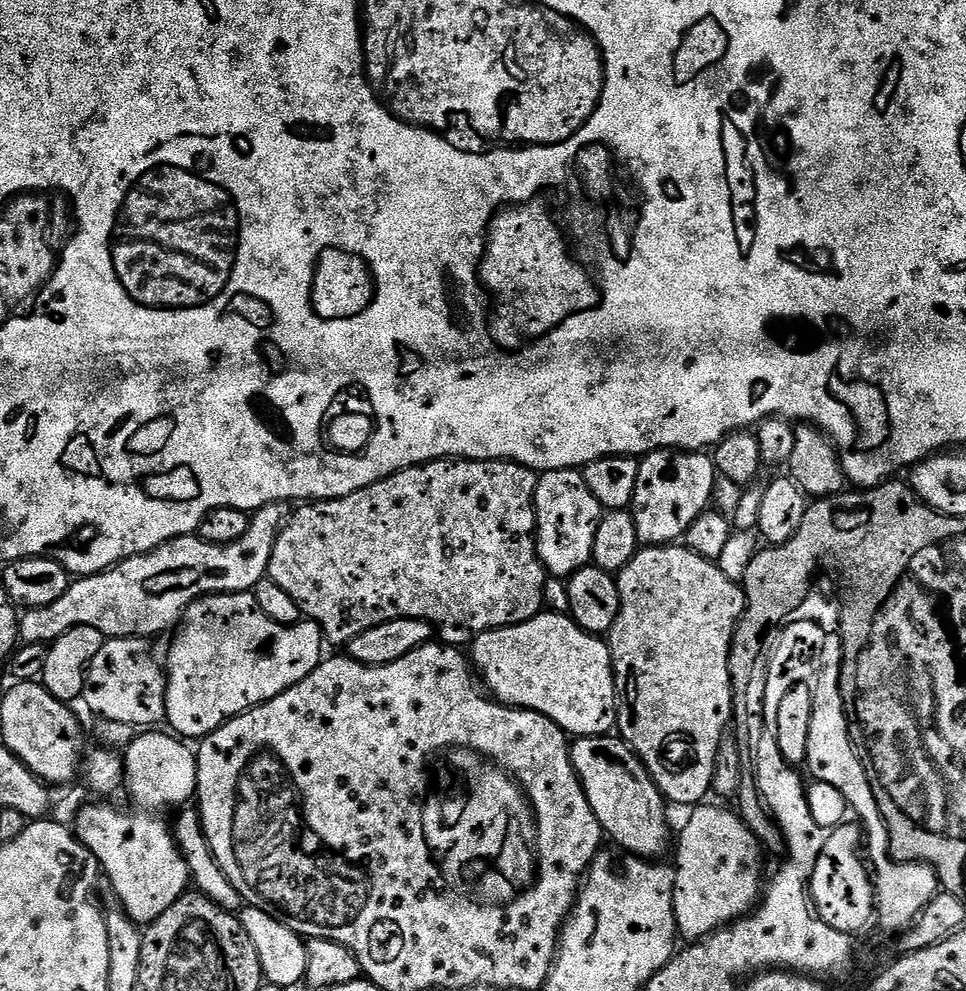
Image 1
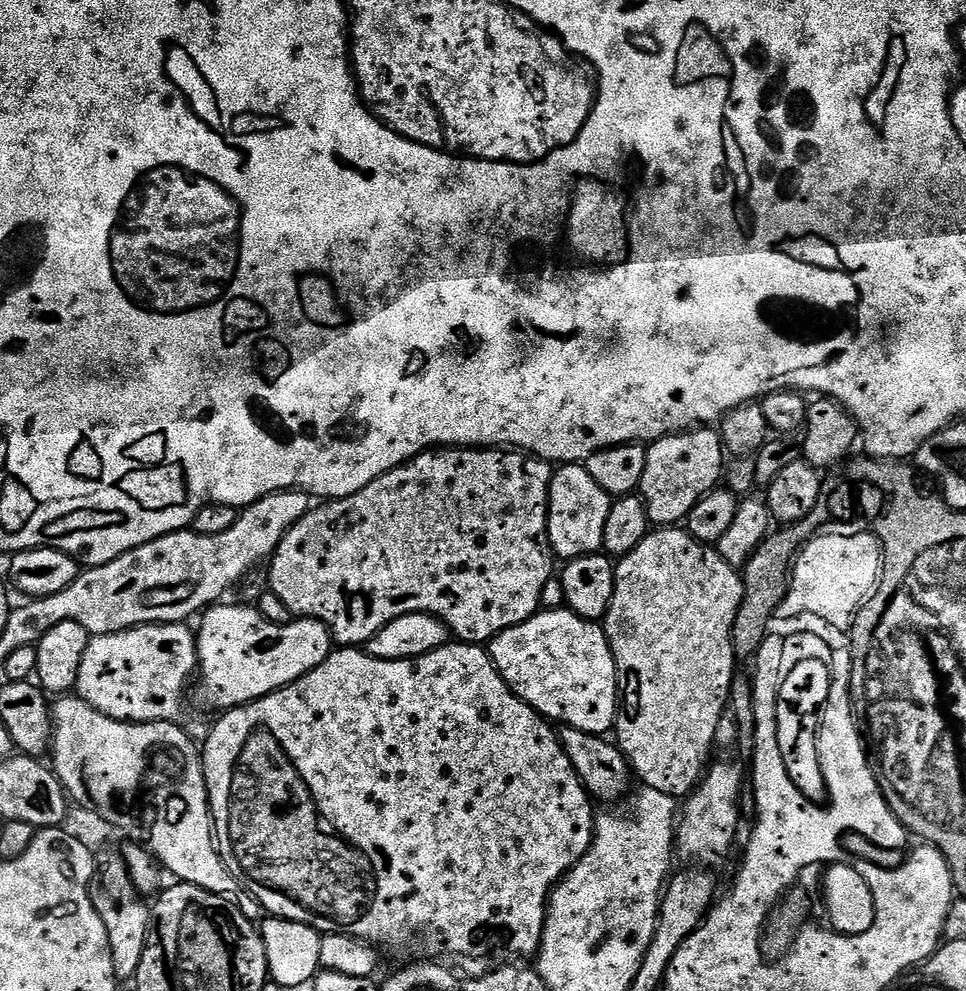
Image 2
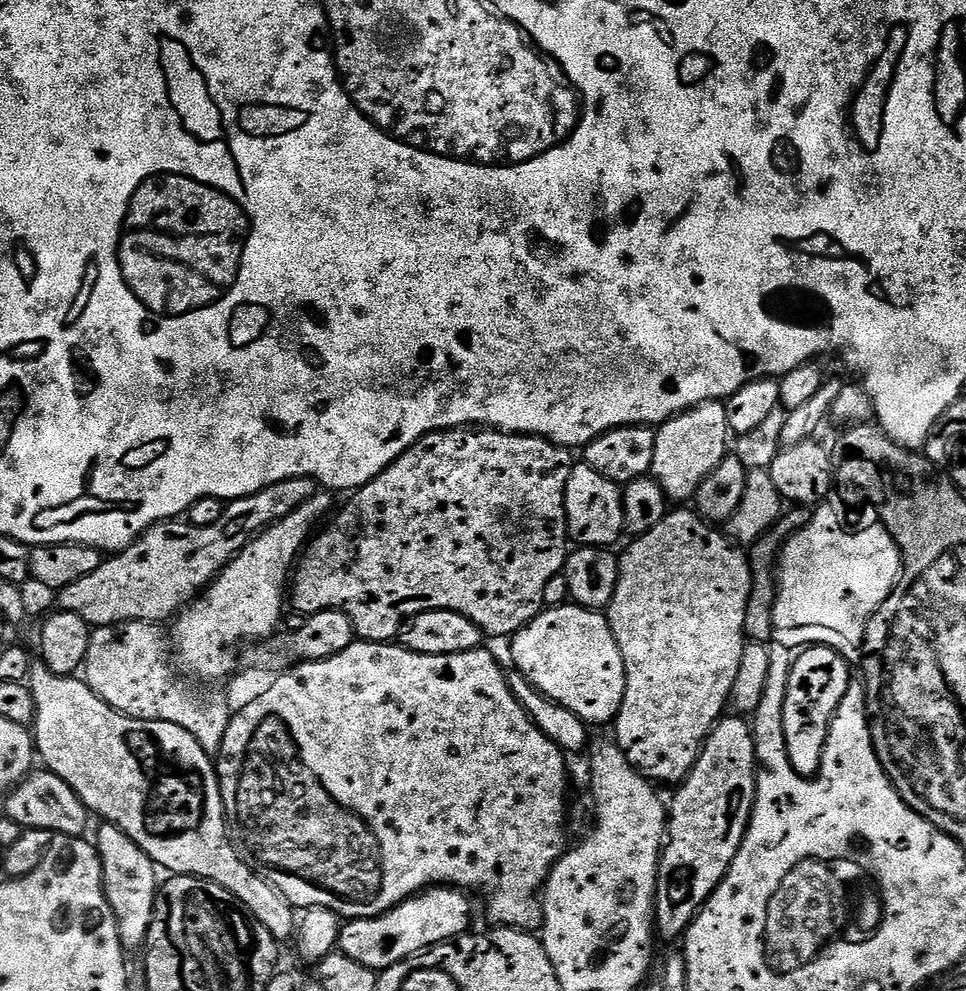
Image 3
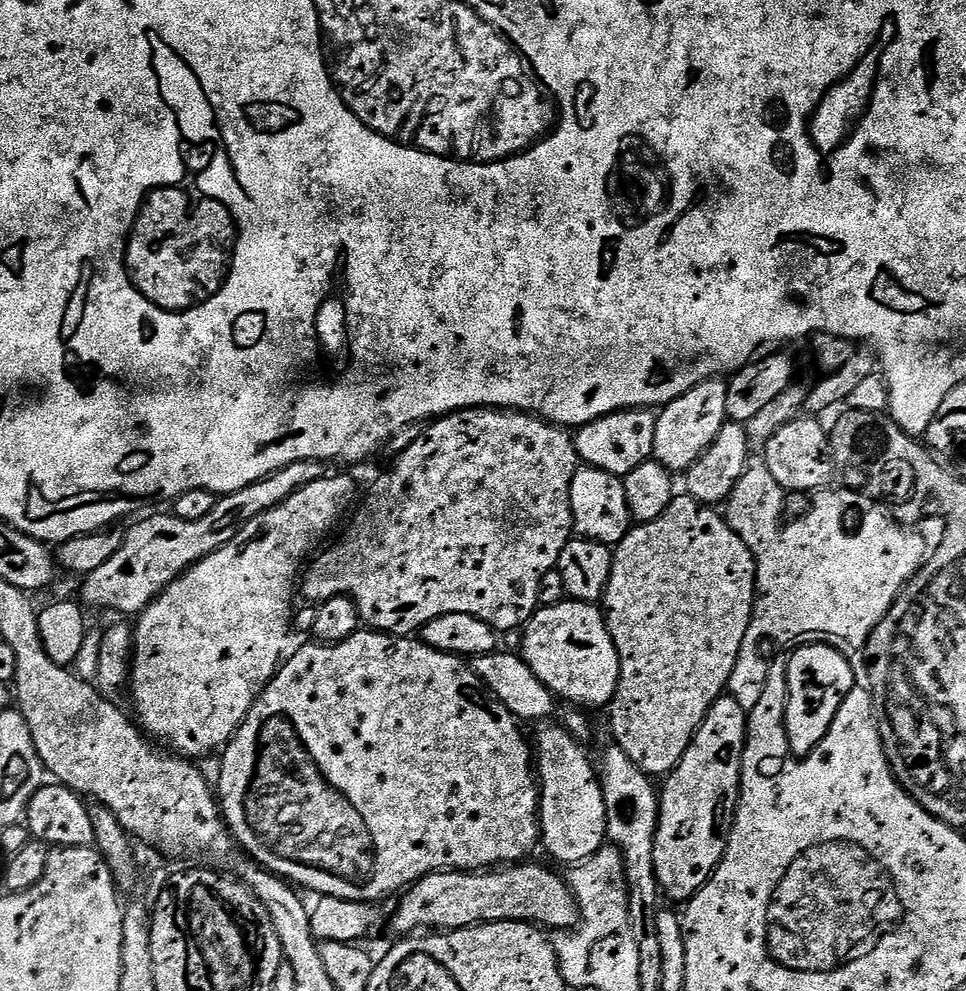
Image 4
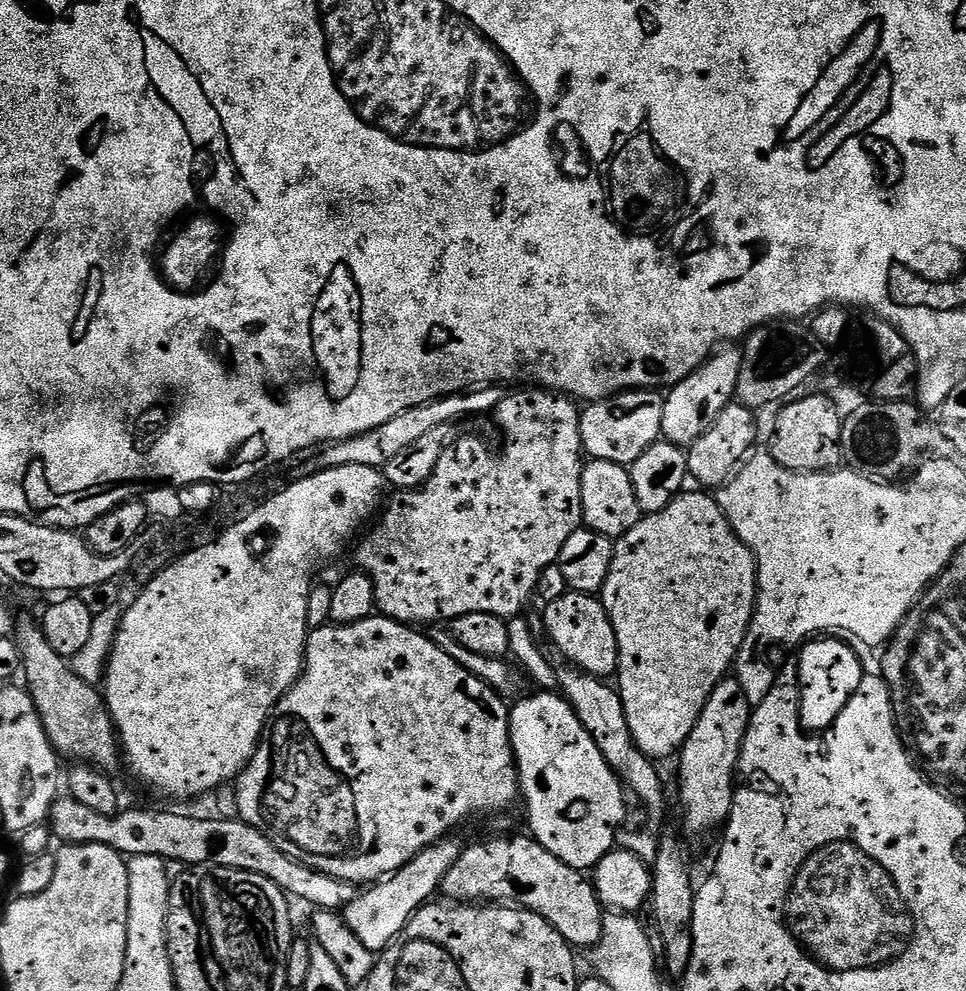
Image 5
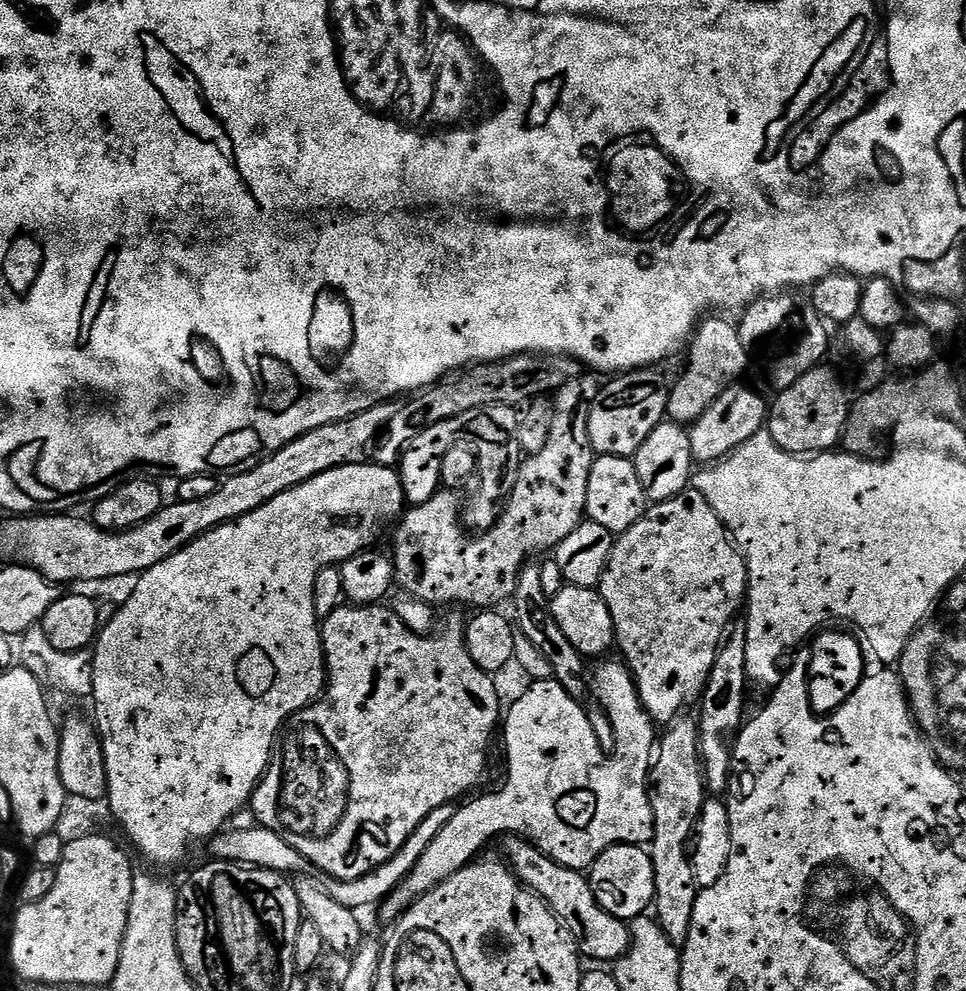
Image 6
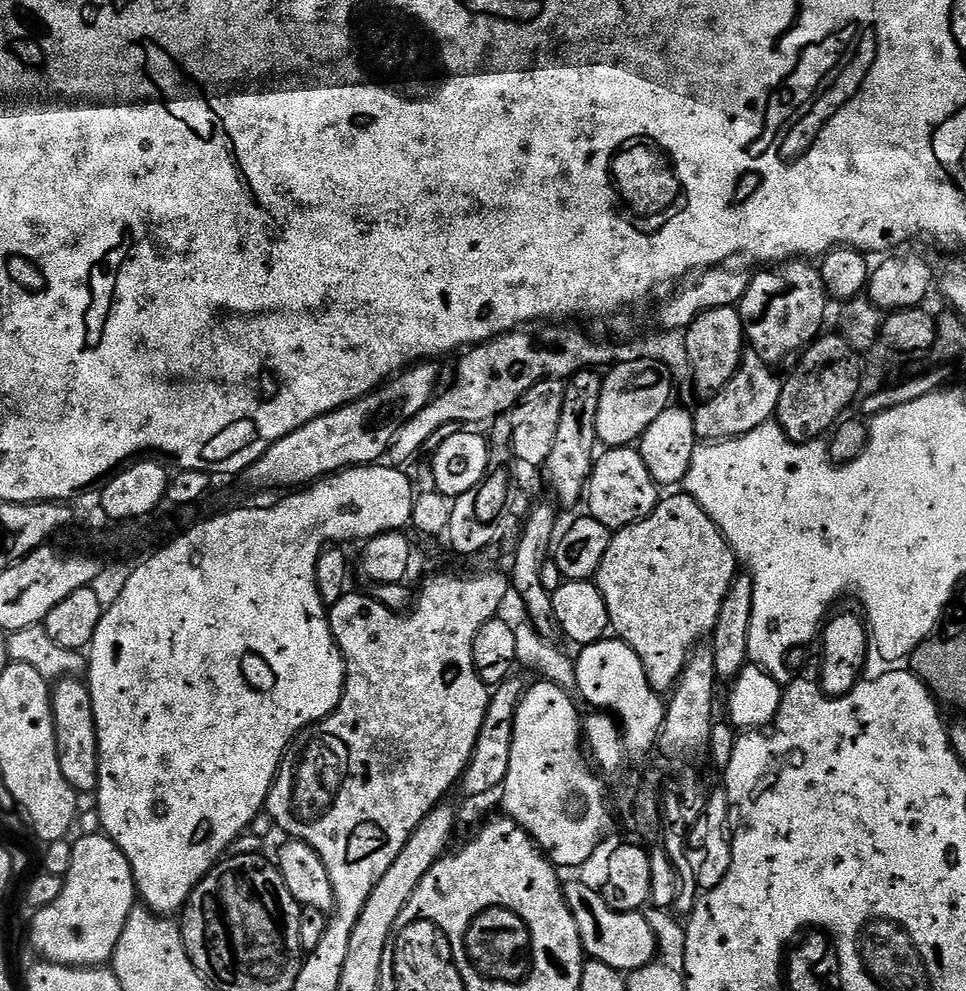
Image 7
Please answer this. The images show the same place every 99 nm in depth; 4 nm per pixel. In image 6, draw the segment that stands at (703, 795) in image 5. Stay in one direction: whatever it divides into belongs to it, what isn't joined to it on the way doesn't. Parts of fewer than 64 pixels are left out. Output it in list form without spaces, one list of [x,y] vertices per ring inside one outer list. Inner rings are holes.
[[[736,622],[729,627],[728,634],[714,658],[714,666],[710,670],[710,678],[704,687],[704,694],[698,701],[698,723],[700,726],[700,757],[704,760],[704,779],[709,793],[720,794],[727,789],[732,776],[732,749],[730,737],[739,733],[745,723],[744,695],[750,689],[747,676],[748,659],[748,625]]]

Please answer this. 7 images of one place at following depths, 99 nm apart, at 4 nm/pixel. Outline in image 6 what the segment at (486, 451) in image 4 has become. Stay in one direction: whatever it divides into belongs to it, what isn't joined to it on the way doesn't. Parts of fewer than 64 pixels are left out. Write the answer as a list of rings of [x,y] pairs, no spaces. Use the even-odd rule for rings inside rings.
[[[574,379],[569,384],[563,384],[560,391],[555,393],[554,396],[554,411],[553,422],[550,426],[549,437],[546,440],[546,444],[542,448],[540,453],[534,453],[529,455],[527,459],[523,461],[518,474],[517,484],[513,488],[513,492],[507,498],[504,504],[500,518],[496,521],[488,531],[473,535],[473,540],[468,540],[469,533],[466,531],[464,524],[462,523],[462,500],[459,500],[457,493],[452,490],[440,490],[424,504],[416,507],[409,507],[405,511],[404,515],[400,517],[396,528],[396,541],[393,542],[392,548],[390,547],[390,555],[392,558],[392,565],[396,567],[396,579],[395,583],[399,585],[405,593],[413,596],[416,599],[420,599],[424,603],[431,604],[433,606],[441,606],[440,604],[469,604],[472,610],[492,610],[500,603],[511,601],[512,593],[516,590],[516,583],[520,577],[520,571],[524,568],[525,564],[529,563],[539,552],[551,553],[556,547],[572,533],[573,530],[581,524],[586,516],[586,486],[590,482],[590,470],[592,469],[592,461],[594,459],[594,453],[592,450],[592,443],[590,442],[590,430],[588,429],[588,405],[590,398],[595,396],[598,388],[597,385],[592,384],[580,384],[579,379]]]

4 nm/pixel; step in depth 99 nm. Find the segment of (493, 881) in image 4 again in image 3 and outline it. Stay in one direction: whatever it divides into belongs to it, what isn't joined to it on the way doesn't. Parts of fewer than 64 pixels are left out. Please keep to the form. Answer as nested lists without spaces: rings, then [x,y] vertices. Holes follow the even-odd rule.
[[[447,886],[425,888],[423,892],[403,900],[388,912],[365,920],[349,920],[340,929],[338,951],[346,958],[354,958],[354,962],[362,962],[362,966],[380,974],[384,969],[394,966],[403,960],[411,960],[417,952],[434,948],[438,944],[447,944],[465,935],[472,924],[472,900],[467,891]]]

